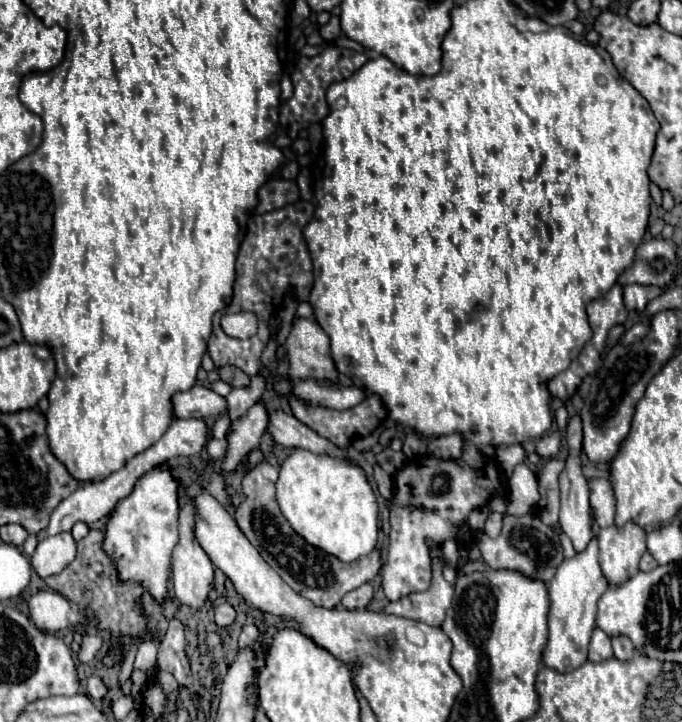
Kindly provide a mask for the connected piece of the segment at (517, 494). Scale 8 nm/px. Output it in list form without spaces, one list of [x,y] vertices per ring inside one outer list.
[[[524,462],[518,464],[508,480],[510,492],[508,492],[508,514],[512,516],[524,516],[534,510],[536,502],[540,500],[538,494],[538,480],[536,474],[526,466]]]

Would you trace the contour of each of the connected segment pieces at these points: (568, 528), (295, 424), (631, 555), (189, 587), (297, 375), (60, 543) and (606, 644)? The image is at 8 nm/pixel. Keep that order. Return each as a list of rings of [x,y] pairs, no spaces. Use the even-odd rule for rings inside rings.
[[[572,416],[566,426],[566,442],[568,442],[568,458],[566,466],[560,474],[560,500],[562,500],[562,510],[560,510],[560,526],[564,534],[572,540],[576,552],[588,546],[592,538],[592,528],[590,528],[590,488],[588,480],[582,474],[582,462],[580,462],[580,452],[582,452],[582,420],[580,416]]]
[[[282,410],[268,412],[268,432],[272,438],[286,446],[286,448],[306,448],[316,454],[332,454],[332,456],[344,456],[338,446],[334,446],[330,440],[318,436],[314,430],[306,428],[300,420],[296,420],[292,414],[286,414]]]
[[[634,522],[608,526],[598,532],[600,566],[610,584],[622,584],[638,572],[640,556],[646,552],[646,532]]]
[[[182,496],[178,500],[178,506],[180,506],[180,516],[178,516],[178,544],[174,546],[172,550],[172,562],[170,562],[170,572],[172,572],[172,580],[174,580],[174,592],[176,592],[176,598],[190,606],[190,608],[202,608],[206,598],[208,598],[208,592],[214,584],[214,566],[210,562],[210,558],[206,556],[206,552],[200,548],[200,544],[196,542],[194,538],[194,508],[188,504],[188,500]]]
[[[294,318],[284,348],[288,358],[288,376],[292,380],[336,380],[336,366],[330,356],[330,338],[316,320]]]
[[[60,532],[38,542],[34,556],[30,558],[32,568],[40,578],[62,572],[76,556],[76,542],[70,532]]]
[[[594,628],[594,634],[592,634],[592,640],[590,640],[590,660],[592,662],[598,662],[598,660],[606,660],[606,658],[612,658],[612,644],[610,644],[610,636],[600,630],[600,628]]]

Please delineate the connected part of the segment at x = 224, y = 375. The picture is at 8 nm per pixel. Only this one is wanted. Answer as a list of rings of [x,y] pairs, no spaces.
[[[234,366],[218,368],[218,376],[222,382],[230,384],[230,388],[246,388],[250,384],[250,378],[240,368],[234,368]]]

